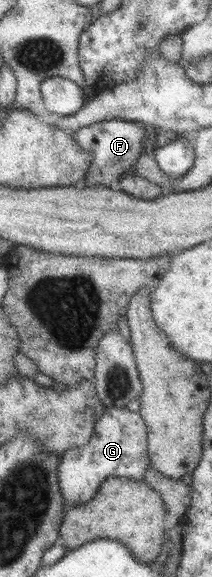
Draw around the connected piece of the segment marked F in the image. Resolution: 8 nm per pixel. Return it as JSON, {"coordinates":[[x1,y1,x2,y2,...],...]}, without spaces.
{"coordinates":[[123,119,97,121,71,132,73,142,91,155,90,165,85,171,81,183,84,186,113,187,122,172,135,164,143,153,145,125]]}

